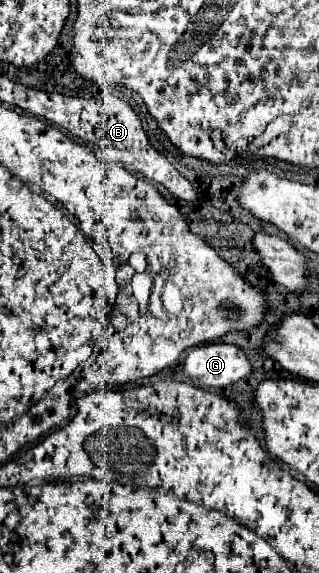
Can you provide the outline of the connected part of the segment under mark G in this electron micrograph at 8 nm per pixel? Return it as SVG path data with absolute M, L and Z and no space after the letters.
M208 343L194 347L184 363L184 373L198 387L228 387L252 373L244 351L230 343Z

